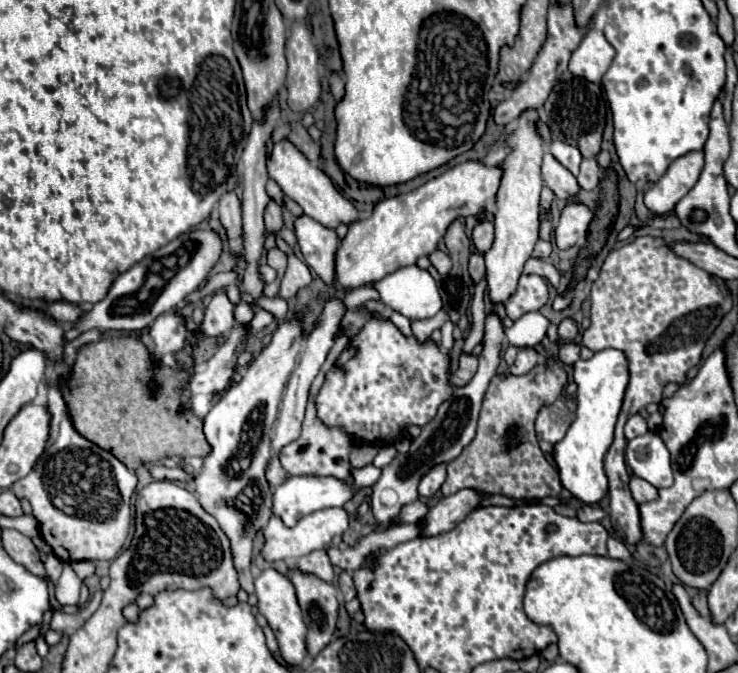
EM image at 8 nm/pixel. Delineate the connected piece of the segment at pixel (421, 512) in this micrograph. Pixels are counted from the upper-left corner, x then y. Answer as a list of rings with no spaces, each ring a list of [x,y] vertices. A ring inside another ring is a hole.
[[[415,501],[405,505],[405,509],[401,509],[401,513],[397,515],[397,523],[415,523],[419,519],[423,519],[427,515],[427,505],[423,501]]]

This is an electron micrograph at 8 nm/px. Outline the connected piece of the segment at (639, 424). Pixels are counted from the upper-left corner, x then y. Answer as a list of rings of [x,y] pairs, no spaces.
[[[633,415],[633,417],[629,417],[629,421],[627,421],[627,425],[625,425],[625,437],[627,439],[633,439],[633,437],[637,437],[637,435],[645,435],[649,431],[649,427],[647,427],[647,421],[645,421],[645,417],[643,415]]]

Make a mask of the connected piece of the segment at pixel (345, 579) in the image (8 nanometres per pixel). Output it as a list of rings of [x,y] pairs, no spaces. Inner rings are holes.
[[[343,571],[343,573],[341,573],[341,577],[339,577],[339,587],[341,587],[341,593],[343,593],[345,601],[351,601],[351,599],[355,599],[357,591],[355,591],[353,579],[351,579],[351,575],[349,575],[347,571]]]

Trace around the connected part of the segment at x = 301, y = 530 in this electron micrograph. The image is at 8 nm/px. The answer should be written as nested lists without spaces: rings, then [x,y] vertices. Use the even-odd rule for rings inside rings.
[[[329,507],[329,509],[321,509],[315,511],[307,517],[303,517],[295,527],[285,527],[281,523],[281,519],[271,517],[269,525],[265,527],[265,547],[263,547],[263,555],[267,561],[277,561],[277,559],[285,559],[285,561],[295,561],[301,555],[307,555],[311,551],[317,549],[325,549],[327,545],[331,545],[331,539],[335,535],[343,535],[349,527],[349,513],[343,507]]]

